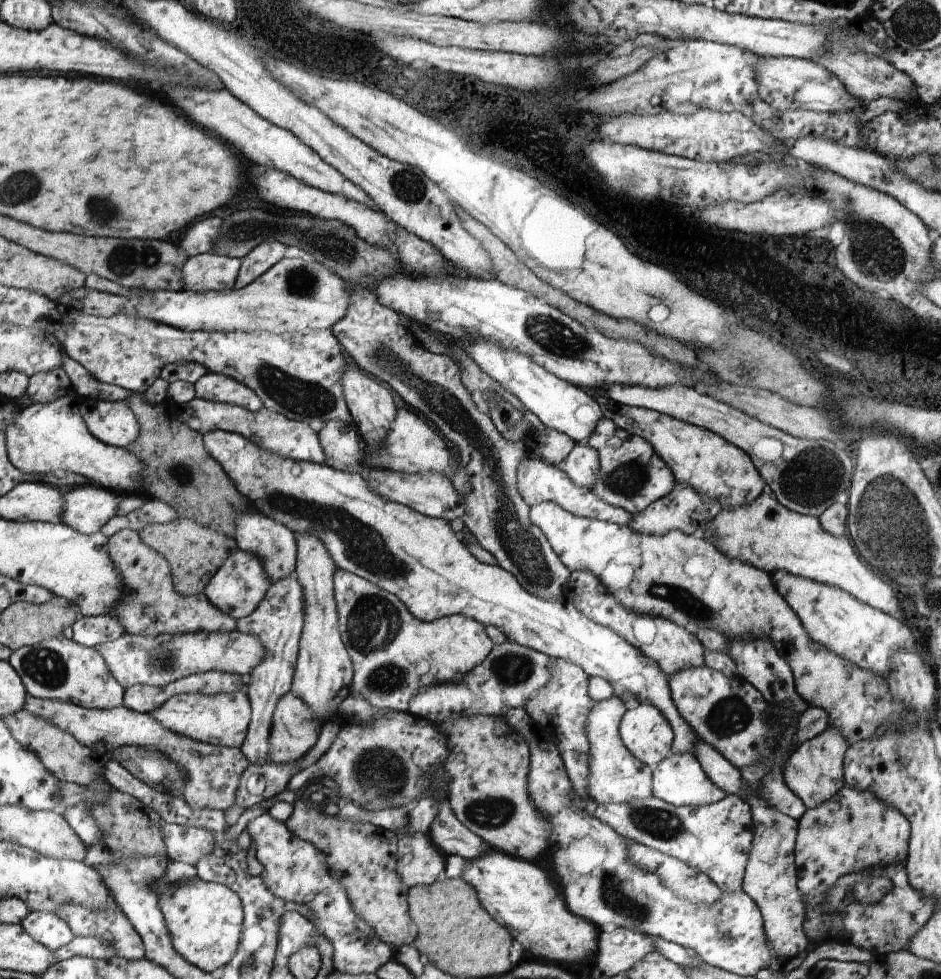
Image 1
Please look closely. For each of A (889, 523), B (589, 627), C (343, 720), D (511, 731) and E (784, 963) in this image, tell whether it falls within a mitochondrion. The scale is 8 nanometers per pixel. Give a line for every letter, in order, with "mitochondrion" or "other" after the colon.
A: mitochondrion
B: other
C: other
D: other
E: other

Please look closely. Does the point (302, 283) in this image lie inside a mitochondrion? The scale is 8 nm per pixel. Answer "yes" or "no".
yes

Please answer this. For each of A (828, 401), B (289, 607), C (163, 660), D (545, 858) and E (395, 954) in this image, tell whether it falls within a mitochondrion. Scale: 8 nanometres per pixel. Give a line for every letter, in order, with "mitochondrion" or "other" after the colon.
A: other
B: other
C: mitochondrion
D: other
E: other

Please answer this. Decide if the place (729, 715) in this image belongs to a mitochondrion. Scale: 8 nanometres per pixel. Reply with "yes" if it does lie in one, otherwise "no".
yes

